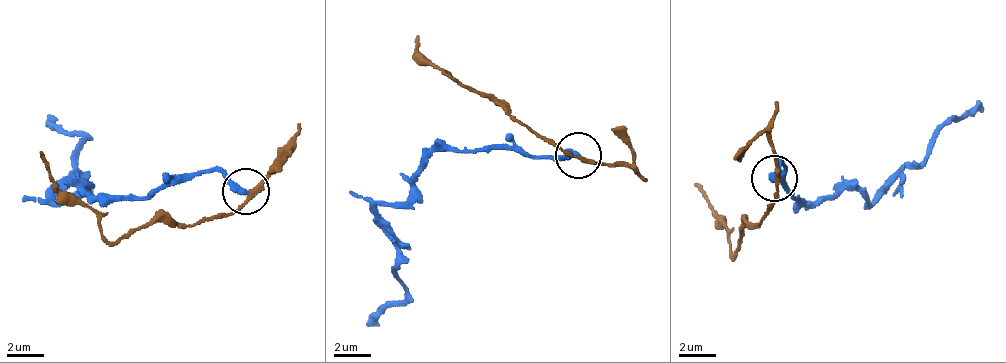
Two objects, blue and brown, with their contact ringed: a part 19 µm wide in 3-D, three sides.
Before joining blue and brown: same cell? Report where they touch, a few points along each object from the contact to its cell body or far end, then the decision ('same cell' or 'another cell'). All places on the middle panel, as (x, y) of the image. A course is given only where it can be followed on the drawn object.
(578, 155) | blue via (579, 156), (528, 158), (512, 148), (437, 149), (415, 189), (378, 212), (403, 296), (383, 303), (371, 325) | brown via (579, 156), (566, 155), (418, 54), (418, 36) | another cell

